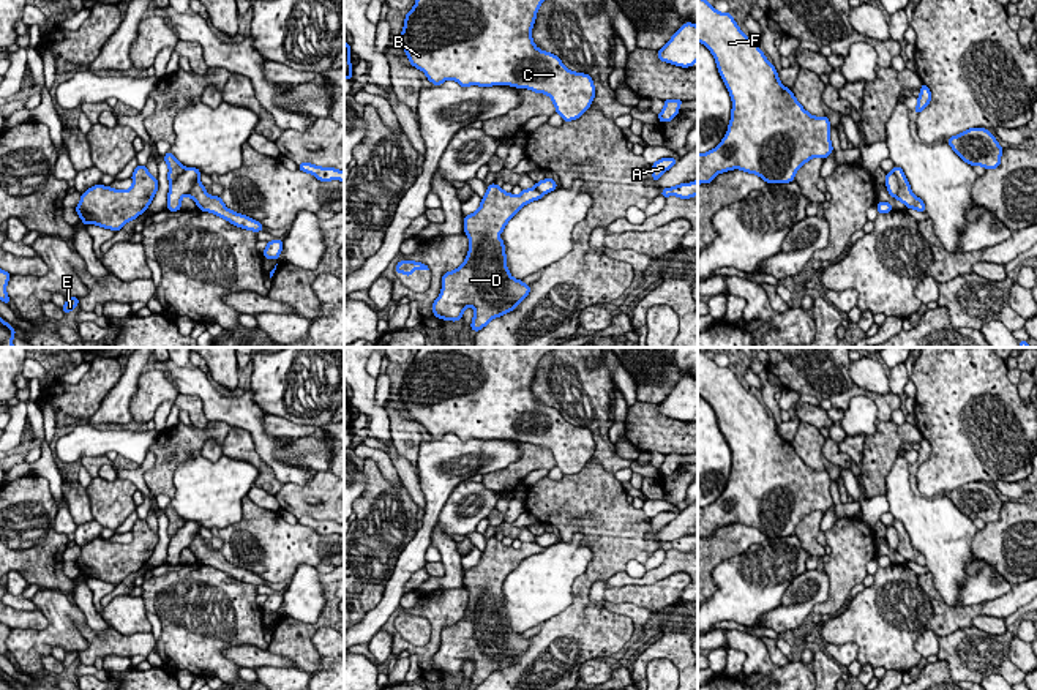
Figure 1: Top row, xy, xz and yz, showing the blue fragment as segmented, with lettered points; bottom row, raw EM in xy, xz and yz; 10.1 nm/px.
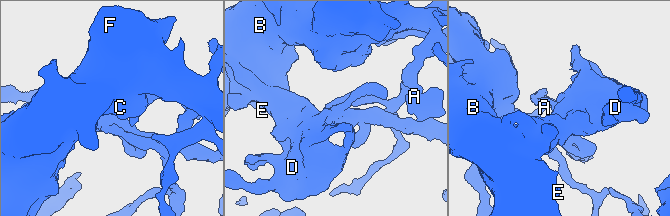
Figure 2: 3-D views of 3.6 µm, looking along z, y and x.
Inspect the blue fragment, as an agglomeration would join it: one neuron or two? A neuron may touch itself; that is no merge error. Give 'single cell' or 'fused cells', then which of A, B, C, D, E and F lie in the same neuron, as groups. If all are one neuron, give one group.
fused cells; groups A B C E F / D

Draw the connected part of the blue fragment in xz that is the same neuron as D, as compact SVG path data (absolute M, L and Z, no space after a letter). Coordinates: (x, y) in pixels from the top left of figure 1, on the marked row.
M496 183L488 185L480 208L464 216L469 253L461 267L444 273L440 295L431 308L436 317L462 321L464 309L472 306L470 328L480 332L494 317L516 309L529 295L530 286L515 279L507 268L502 232L526 204L543 196L535 188L515 196Z

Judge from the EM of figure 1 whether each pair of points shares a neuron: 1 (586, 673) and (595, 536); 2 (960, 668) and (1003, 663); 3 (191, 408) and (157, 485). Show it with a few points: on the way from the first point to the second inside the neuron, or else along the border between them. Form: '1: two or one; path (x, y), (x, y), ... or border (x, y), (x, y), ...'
1: two; border (595, 657), (589, 659), (578, 673)
2: one; path (971, 663), (992, 663)
3: two; border (191, 422), (196, 427), (205, 428)

